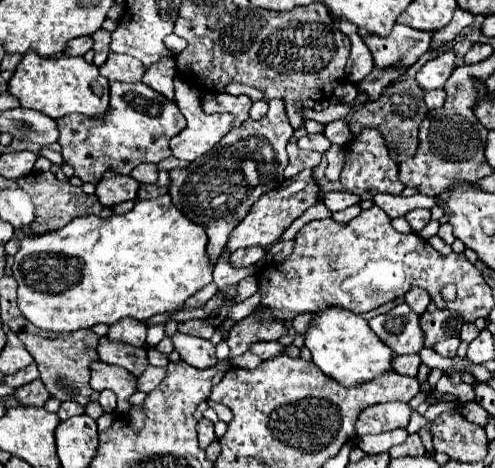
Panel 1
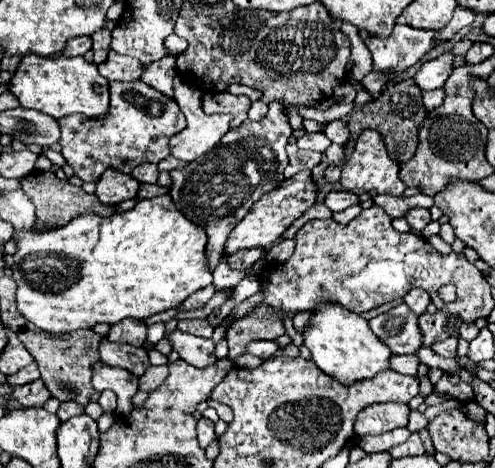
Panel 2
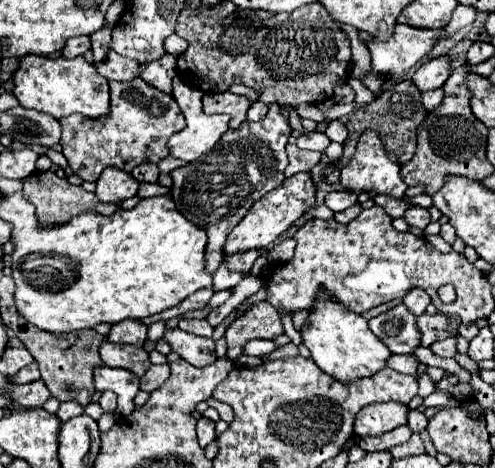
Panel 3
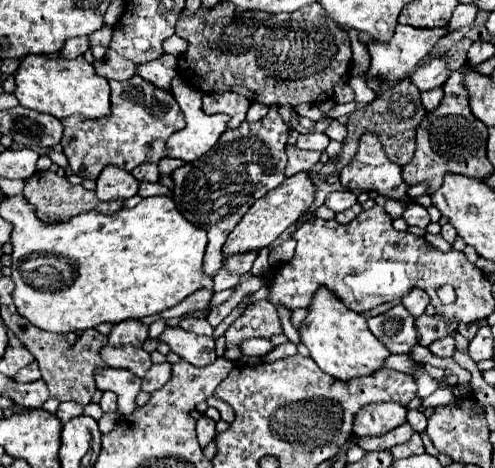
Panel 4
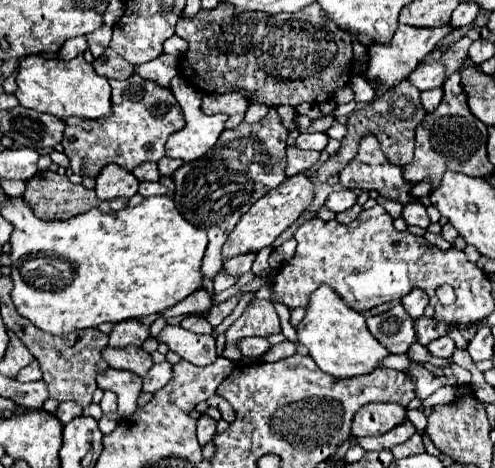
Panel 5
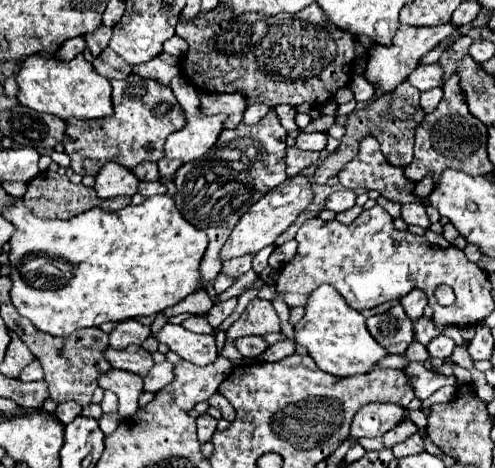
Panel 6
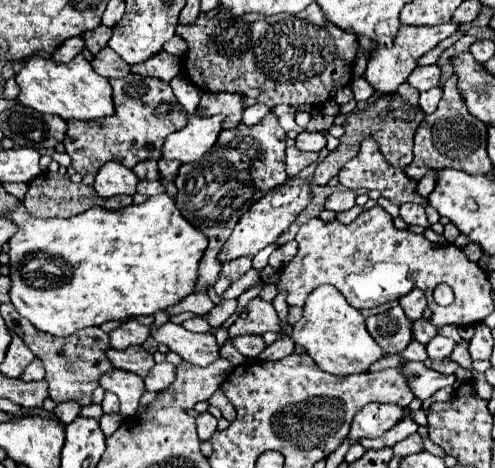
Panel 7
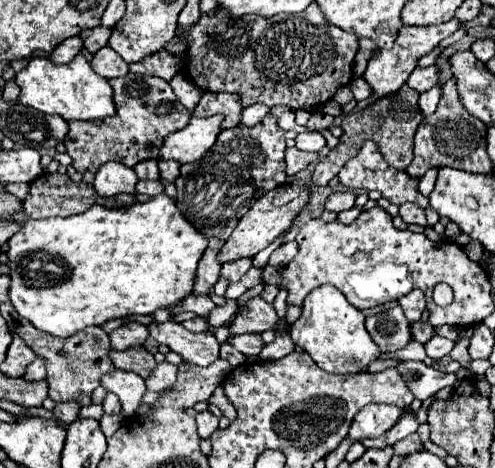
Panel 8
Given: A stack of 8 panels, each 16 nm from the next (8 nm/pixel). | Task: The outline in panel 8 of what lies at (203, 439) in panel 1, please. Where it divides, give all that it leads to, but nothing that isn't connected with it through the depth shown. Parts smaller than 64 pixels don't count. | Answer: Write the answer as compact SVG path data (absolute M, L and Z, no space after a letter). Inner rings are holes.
M204 410L196 414L196 424L198 424L198 436L210 438L210 434L218 428L218 418L210 410Z

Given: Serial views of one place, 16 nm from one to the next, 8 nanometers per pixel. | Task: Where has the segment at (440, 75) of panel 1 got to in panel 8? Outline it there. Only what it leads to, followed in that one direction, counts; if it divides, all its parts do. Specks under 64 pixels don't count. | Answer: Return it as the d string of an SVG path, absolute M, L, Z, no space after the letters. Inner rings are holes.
M428 66L428 68L416 68L412 72L412 76L406 82L410 88L418 90L418 92L426 92L432 86L438 84L438 68L436 66Z

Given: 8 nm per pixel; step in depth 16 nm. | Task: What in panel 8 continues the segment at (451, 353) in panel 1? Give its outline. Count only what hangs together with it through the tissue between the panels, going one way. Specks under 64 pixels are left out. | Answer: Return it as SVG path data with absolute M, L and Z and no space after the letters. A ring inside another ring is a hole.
M434 336L432 340L428 340L428 344L424 344L426 354L428 354L430 358L442 358L442 356L450 354L452 346L454 346L454 340L440 338L440 336Z

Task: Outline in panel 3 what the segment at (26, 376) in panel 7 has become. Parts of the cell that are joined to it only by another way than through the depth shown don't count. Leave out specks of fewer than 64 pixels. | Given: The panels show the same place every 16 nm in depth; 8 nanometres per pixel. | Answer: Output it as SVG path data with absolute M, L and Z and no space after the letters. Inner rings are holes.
M32 362L32 364L28 364L24 370L20 370L14 378L12 378L12 382L18 382L18 384L26 384L26 382L34 382L34 380L40 380L40 370L38 370L38 364L36 362Z

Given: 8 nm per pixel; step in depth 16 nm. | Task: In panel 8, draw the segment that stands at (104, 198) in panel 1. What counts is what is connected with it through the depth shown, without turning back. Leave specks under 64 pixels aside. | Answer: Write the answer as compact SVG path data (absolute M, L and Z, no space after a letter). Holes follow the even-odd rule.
M106 162L96 172L94 188L100 196L114 196L120 192L134 194L136 182L138 182L138 178L132 168L120 164L120 162Z

